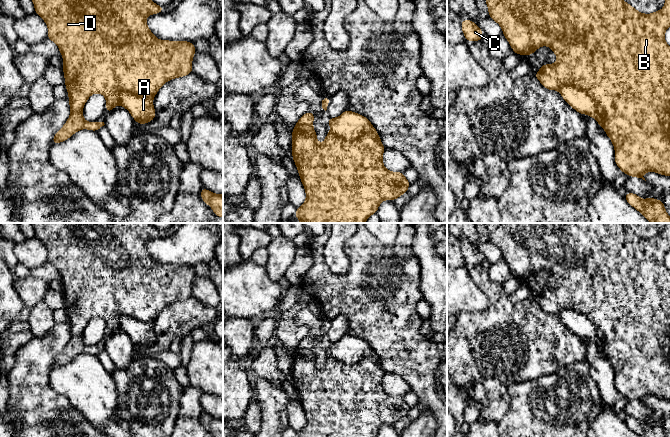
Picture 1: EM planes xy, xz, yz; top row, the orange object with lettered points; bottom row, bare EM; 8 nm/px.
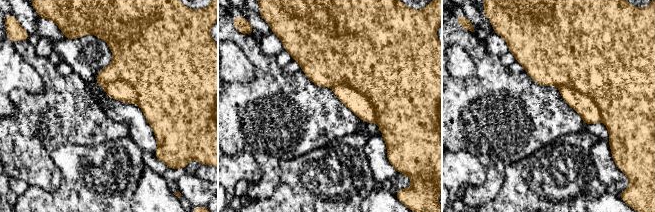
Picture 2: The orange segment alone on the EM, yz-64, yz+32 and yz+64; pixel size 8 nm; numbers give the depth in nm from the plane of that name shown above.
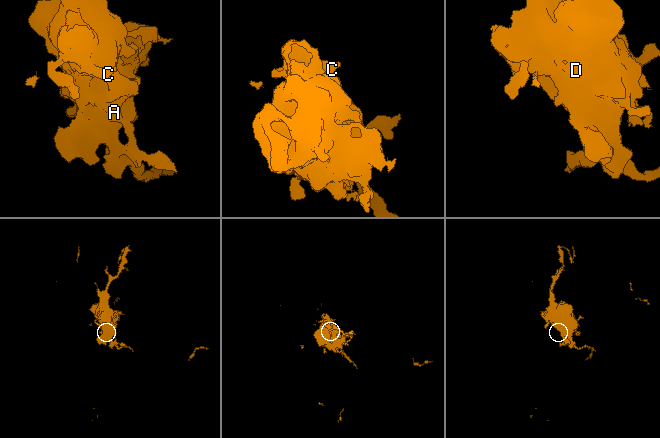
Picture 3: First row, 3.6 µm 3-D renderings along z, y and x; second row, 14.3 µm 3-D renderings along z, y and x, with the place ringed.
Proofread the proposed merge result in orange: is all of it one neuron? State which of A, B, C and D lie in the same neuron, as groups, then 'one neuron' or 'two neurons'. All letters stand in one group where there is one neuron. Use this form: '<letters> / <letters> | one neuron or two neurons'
A / B C D | two neurons

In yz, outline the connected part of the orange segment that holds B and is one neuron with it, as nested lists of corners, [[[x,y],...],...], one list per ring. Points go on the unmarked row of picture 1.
[[[485,223],[485,225],[489,241],[501,250],[503,260],[508,264],[513,276],[528,280],[535,277],[540,270],[549,270],[556,278],[556,288],[543,288],[541,293],[534,297],[545,313],[559,315],[563,310],[575,310],[591,320],[601,341],[604,355],[615,372],[615,387],[624,398],[643,404],[644,398],[648,395],[670,400],[670,271],[664,261],[665,255],[670,250],[670,223],[666,223],[662,234],[652,238],[638,236],[622,223]]]

